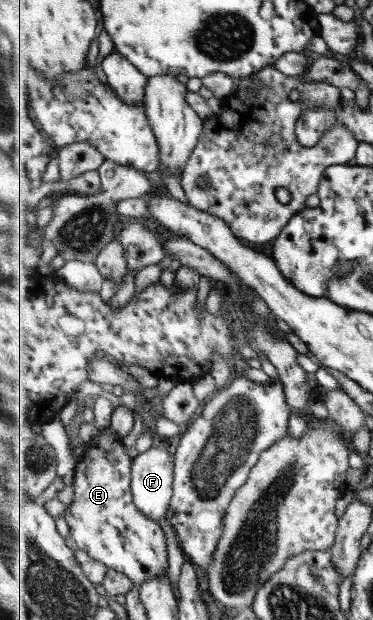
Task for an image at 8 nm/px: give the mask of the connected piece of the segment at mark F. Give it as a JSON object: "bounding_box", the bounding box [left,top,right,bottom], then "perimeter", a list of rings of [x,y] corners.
{"bounding_box":[132,446,174,522],"perimeter":[[[152,446],[134,456],[132,462],[132,493],[137,508],[149,518],[159,522],[168,516],[174,495],[174,455],[165,446]]]}

